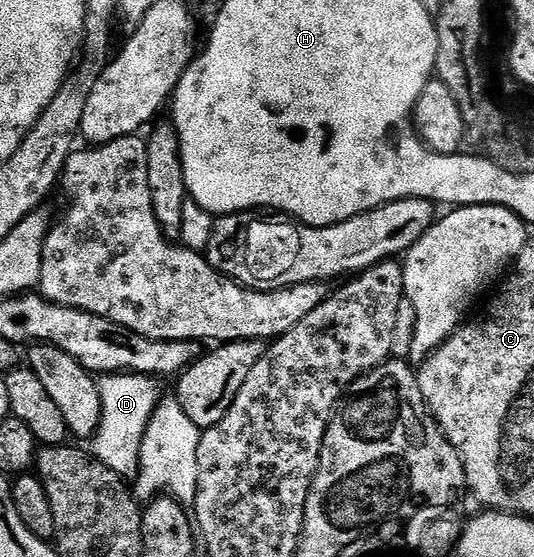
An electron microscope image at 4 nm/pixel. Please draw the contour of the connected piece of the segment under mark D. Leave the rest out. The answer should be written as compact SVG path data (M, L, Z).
M109 373L99 378L102 395L102 423L98 431L90 438L90 452L110 471L119 473L128 479L140 468L140 448L146 435L146 427L160 406L162 392L161 382L155 377L141 373Z

